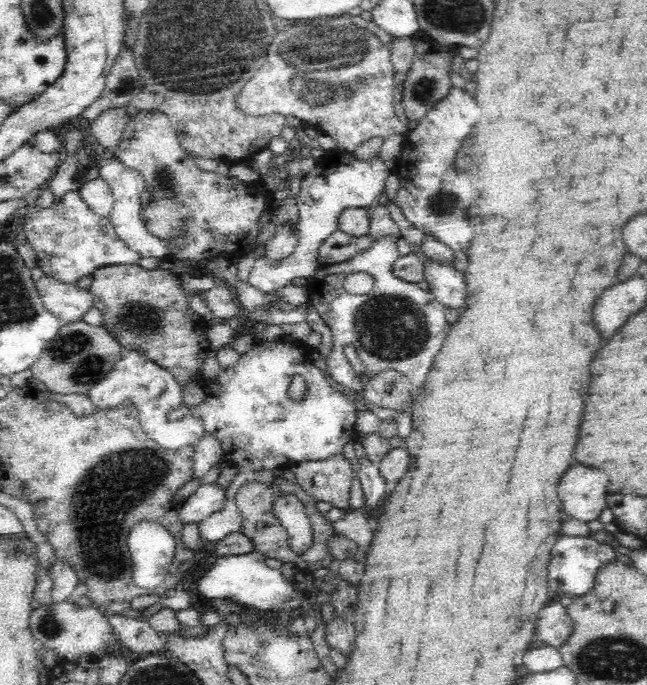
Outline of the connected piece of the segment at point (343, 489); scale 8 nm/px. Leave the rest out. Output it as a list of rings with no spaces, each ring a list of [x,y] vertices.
[[[342,453],[326,460],[302,461],[292,465],[297,483],[314,500],[330,502],[333,507],[348,510],[349,494],[356,471]]]

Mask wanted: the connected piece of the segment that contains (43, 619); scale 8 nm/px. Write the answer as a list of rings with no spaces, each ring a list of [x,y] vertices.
[[[68,601],[53,602],[50,606],[40,605],[33,609],[29,627],[35,640],[54,650],[59,659],[73,661],[82,655],[99,658],[119,648],[118,633],[110,624],[110,619],[103,611],[92,605],[80,606]]]

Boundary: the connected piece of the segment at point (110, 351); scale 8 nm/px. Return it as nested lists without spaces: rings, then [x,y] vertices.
[[[84,319],[62,324],[57,335],[49,340],[40,358],[31,366],[31,373],[55,394],[87,394],[122,358],[124,346],[109,328],[90,324]]]

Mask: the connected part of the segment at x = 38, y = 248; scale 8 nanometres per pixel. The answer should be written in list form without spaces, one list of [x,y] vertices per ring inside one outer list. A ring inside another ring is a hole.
[[[77,190],[66,192],[58,200],[58,204],[52,207],[40,209],[27,207],[22,210],[24,213],[24,236],[36,252],[37,266],[42,269],[46,277],[50,277],[58,282],[76,284],[82,276],[92,275],[100,267],[114,267],[117,265],[136,264],[141,259],[139,252],[130,249],[129,246],[120,240],[118,233],[114,230],[108,217],[94,214],[80,199]]]

